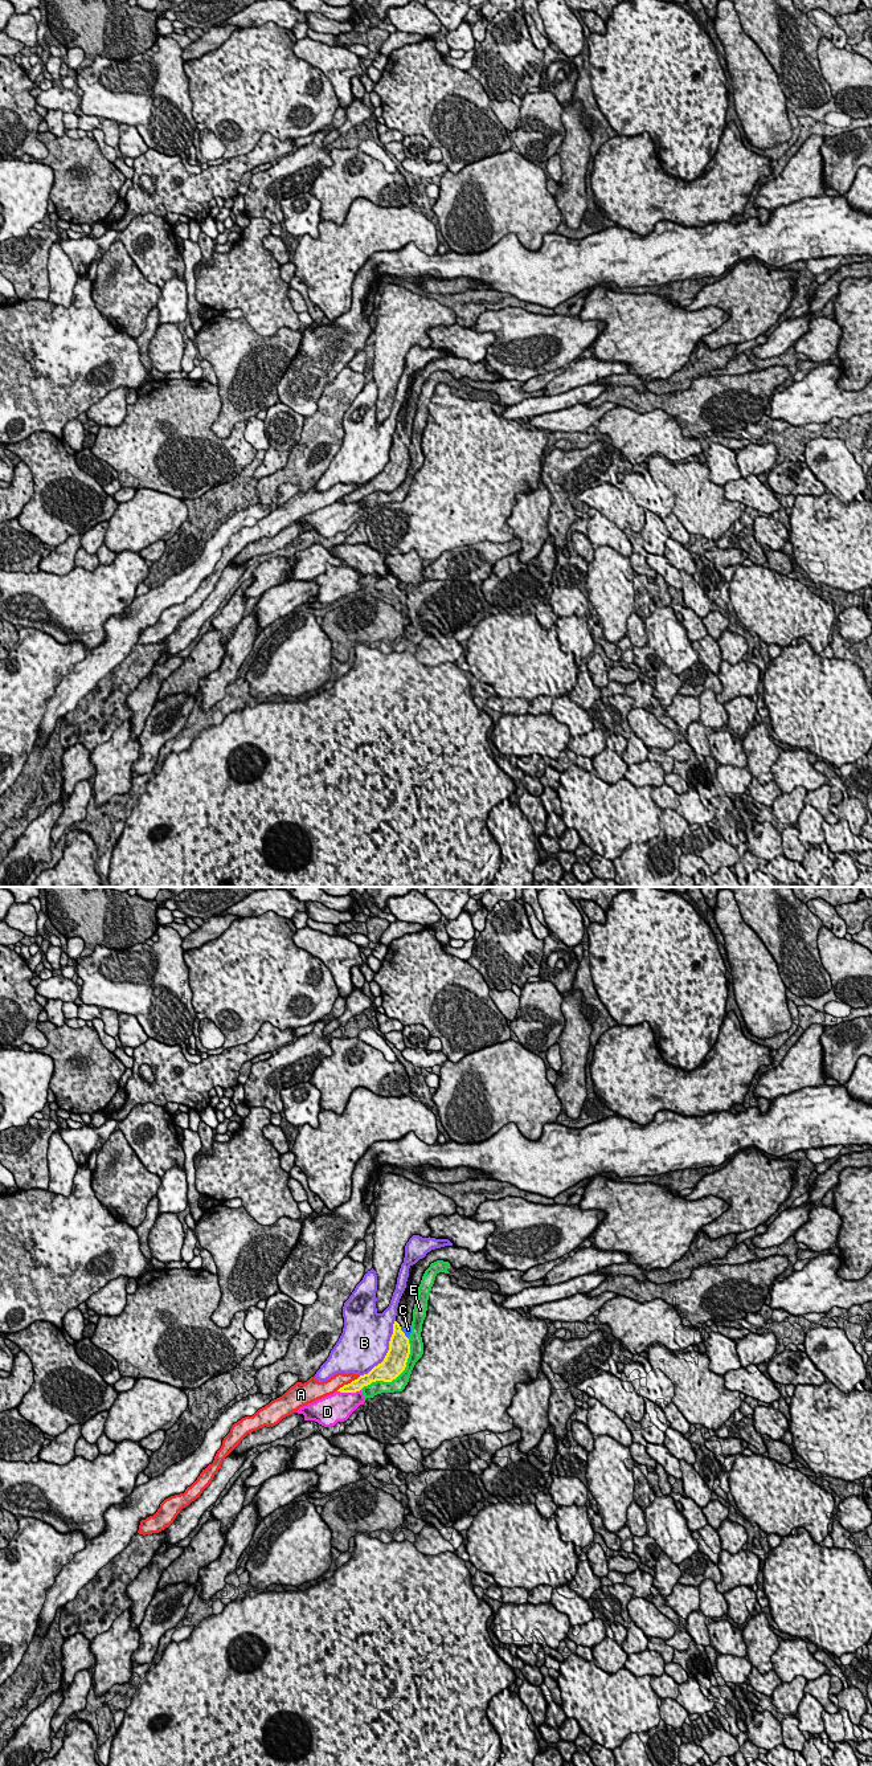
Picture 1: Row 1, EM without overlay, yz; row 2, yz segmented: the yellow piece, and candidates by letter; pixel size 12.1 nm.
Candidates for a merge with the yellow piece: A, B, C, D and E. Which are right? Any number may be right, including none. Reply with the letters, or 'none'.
C

